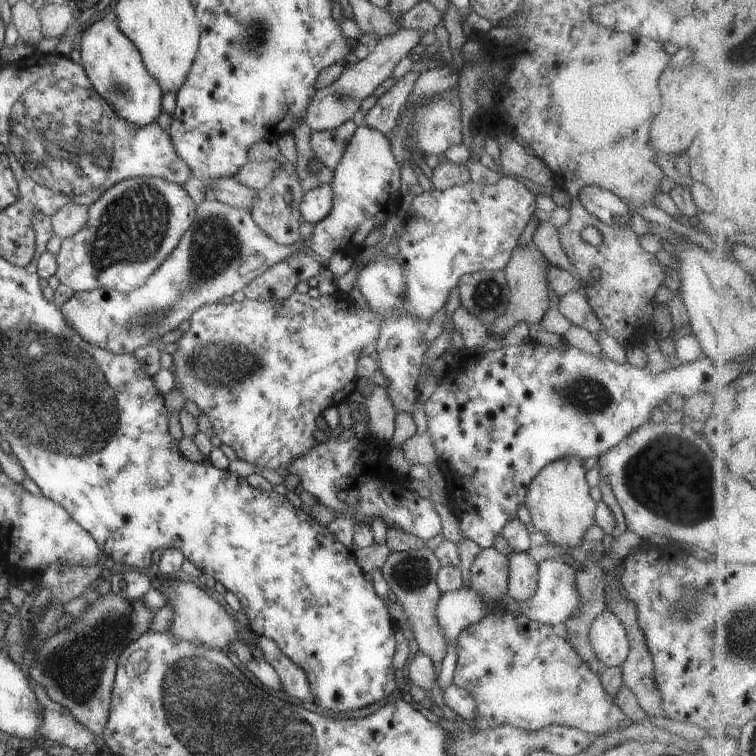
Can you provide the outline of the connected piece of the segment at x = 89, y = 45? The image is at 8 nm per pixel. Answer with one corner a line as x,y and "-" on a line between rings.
108,18
94,22
82,33
78,49
82,55
82,68
93,89
122,120
134,126
146,126
160,116
163,112
160,84
146,70
138,48
119,30
115,22

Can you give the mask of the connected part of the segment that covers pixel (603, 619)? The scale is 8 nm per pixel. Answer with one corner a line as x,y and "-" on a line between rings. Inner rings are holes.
607,608
590,626
590,644
606,668
621,666
630,653
630,640
624,624

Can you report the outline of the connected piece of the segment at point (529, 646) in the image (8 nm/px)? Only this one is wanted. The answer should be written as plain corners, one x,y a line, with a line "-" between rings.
492,611
480,622
460,632
457,651
453,684
472,694
476,702
476,719
487,727
510,724
534,732
544,726
563,725
599,736
630,724
630,716
626,716
615,699
604,690
600,675
588,668
569,642
557,636
550,625
530,620
524,614

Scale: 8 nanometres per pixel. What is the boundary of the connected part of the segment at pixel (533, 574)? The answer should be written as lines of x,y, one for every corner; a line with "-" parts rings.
512,552
510,558
510,574
507,595
516,602
530,600
539,582
539,566
527,552

